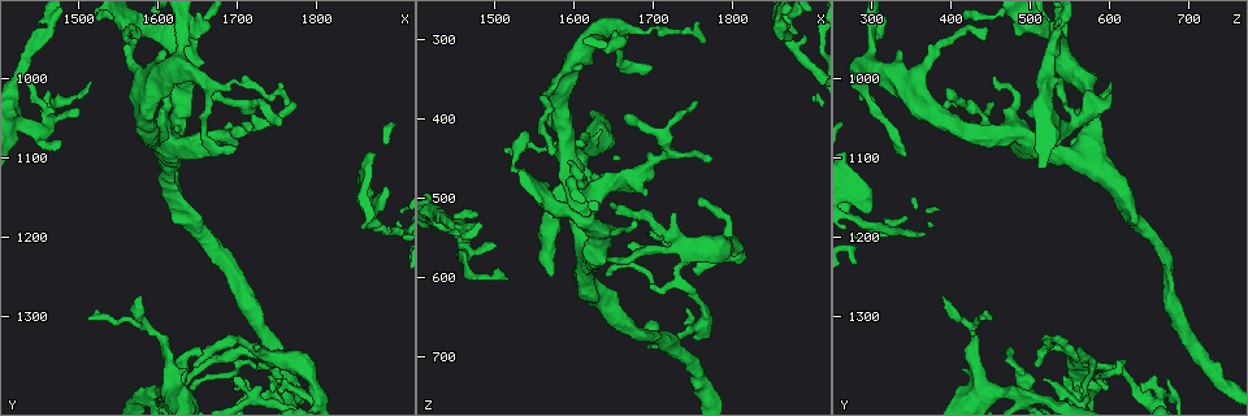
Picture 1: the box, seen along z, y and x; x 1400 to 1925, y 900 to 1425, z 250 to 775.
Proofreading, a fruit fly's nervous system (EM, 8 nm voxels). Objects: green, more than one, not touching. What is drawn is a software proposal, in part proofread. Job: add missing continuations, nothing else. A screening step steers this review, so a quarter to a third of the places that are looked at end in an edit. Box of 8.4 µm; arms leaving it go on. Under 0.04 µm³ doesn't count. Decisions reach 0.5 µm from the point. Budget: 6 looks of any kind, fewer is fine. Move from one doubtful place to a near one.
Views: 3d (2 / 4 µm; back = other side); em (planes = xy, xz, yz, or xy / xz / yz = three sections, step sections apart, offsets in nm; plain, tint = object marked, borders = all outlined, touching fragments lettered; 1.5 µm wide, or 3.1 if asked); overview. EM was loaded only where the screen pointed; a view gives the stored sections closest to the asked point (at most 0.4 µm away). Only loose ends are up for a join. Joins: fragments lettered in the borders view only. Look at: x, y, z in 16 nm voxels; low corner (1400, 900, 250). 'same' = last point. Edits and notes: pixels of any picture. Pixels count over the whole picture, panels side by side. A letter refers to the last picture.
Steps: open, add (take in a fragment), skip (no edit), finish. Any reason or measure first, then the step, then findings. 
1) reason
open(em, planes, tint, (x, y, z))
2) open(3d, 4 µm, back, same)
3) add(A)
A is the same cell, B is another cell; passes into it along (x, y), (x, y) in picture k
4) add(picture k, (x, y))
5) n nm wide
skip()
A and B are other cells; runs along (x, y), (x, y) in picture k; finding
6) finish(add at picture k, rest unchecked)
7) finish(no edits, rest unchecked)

branch stops here
open(3d, 2 µm, (1725, 1335, 520))

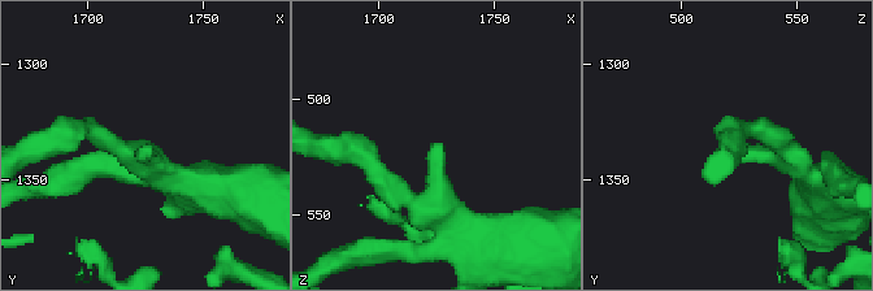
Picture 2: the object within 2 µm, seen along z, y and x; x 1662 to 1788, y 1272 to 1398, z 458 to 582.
now the EM
open(em, planes, borders, (1726, 1335, 519))

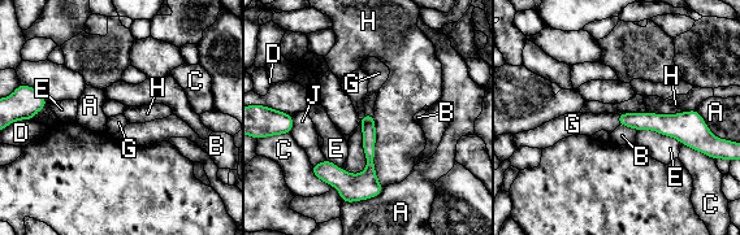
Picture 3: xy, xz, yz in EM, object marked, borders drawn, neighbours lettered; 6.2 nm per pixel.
100 nm wide; H touches over 460 nm
add(G)
G is the same cell, A, B, C, D, E, H and J are other cells; the neuron continues

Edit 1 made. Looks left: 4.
redraw
open(overview)

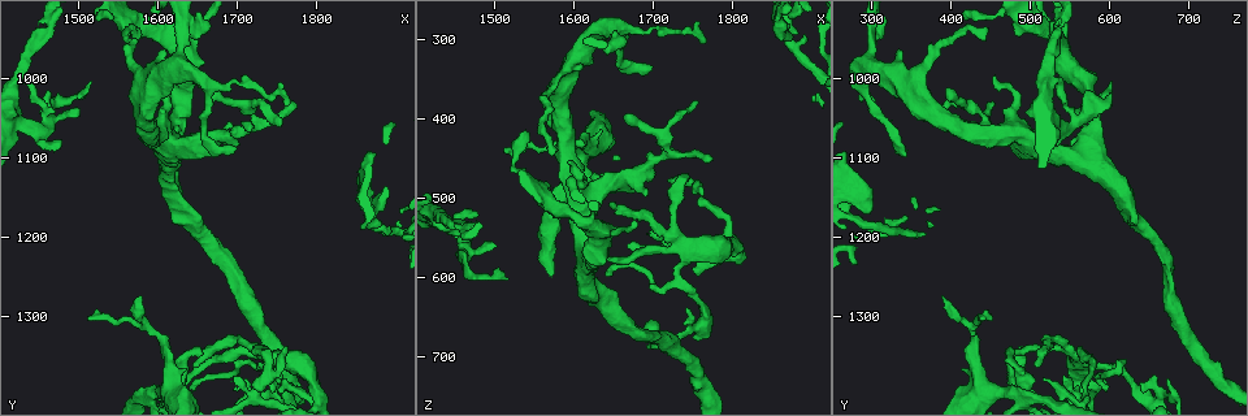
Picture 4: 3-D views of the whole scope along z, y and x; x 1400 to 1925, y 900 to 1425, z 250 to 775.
thin end
open(3d, 2 µm, (1770, 1030, 450))

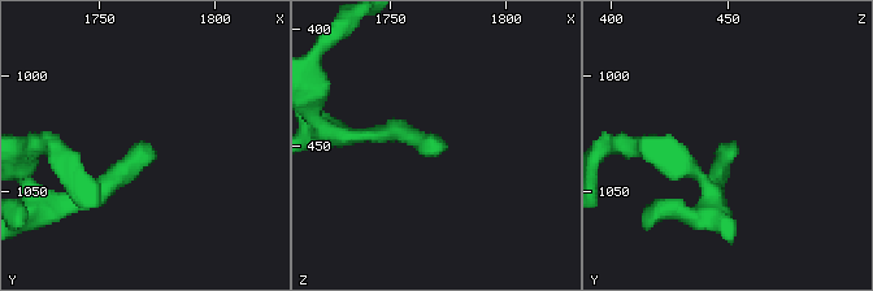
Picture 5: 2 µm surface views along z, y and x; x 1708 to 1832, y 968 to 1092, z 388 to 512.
open(em, xy, step 4, borders, (1773, 1033, 453))

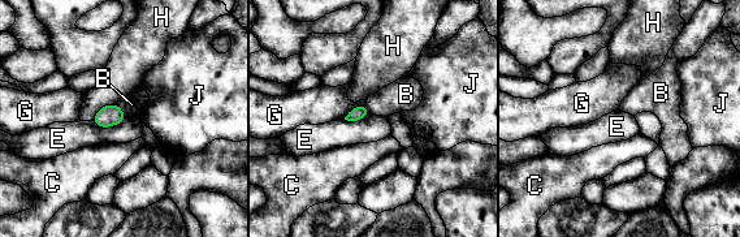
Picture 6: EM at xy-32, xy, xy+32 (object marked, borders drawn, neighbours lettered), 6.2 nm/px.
E touches over 240 nm
skip()
B, C, E, G, H and J are other cells; none of them fits

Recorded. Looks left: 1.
finish(add at picture 3, rest unchecked)

